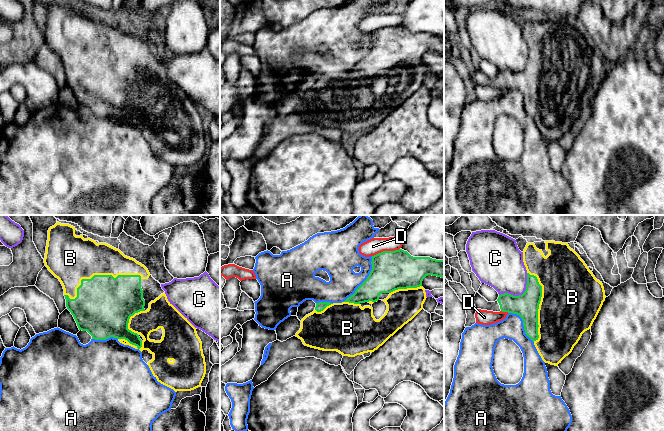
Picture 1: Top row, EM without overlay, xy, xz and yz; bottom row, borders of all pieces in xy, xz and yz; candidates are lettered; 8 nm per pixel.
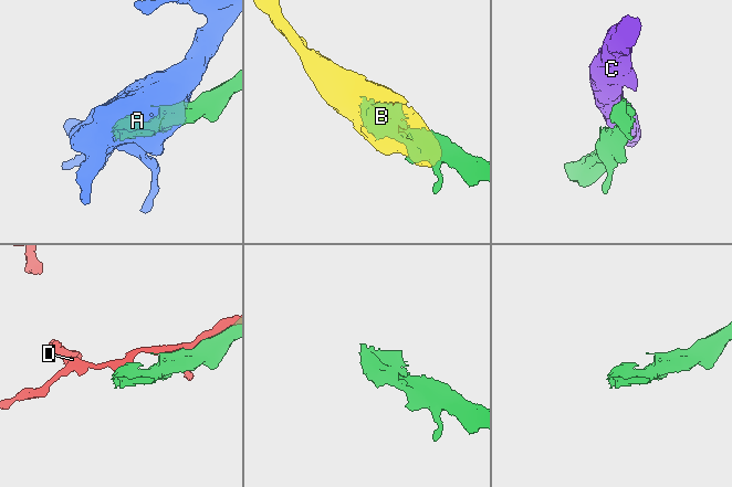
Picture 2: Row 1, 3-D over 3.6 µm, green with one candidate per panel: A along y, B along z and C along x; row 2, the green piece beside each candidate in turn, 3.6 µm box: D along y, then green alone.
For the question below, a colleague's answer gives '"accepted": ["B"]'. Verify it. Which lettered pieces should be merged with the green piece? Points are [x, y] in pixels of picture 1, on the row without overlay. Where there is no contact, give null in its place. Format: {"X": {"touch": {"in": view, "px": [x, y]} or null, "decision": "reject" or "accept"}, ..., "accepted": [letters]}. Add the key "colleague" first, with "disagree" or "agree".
{"colleague": "agree", "A": {"touch": {"in": "xz", "px": [365, 56]}, "decision": "reject"}, "B": {"touch": {"in": "xy", "px": [97, 51]}, "decision": "accept"}, "C": {"touch": {"in": "yz", "px": [520, 71]}, "decision": "reject"}, "D": {"touch": {"in": "xz", "px": [385, 27]}, "decision": "reject"}, "accepted": ["B"]}

